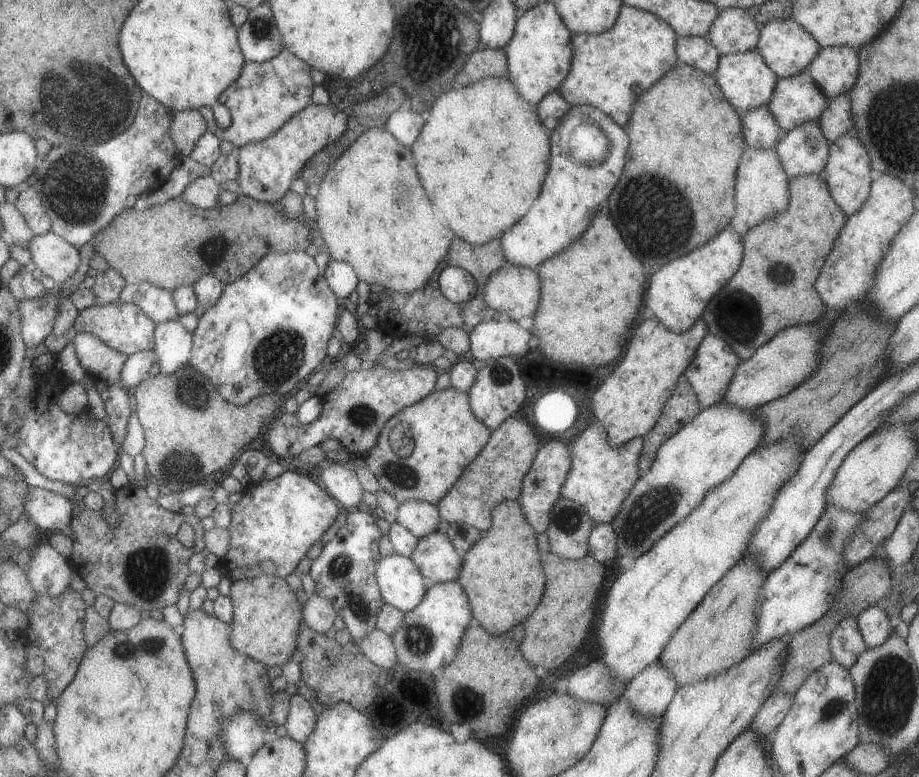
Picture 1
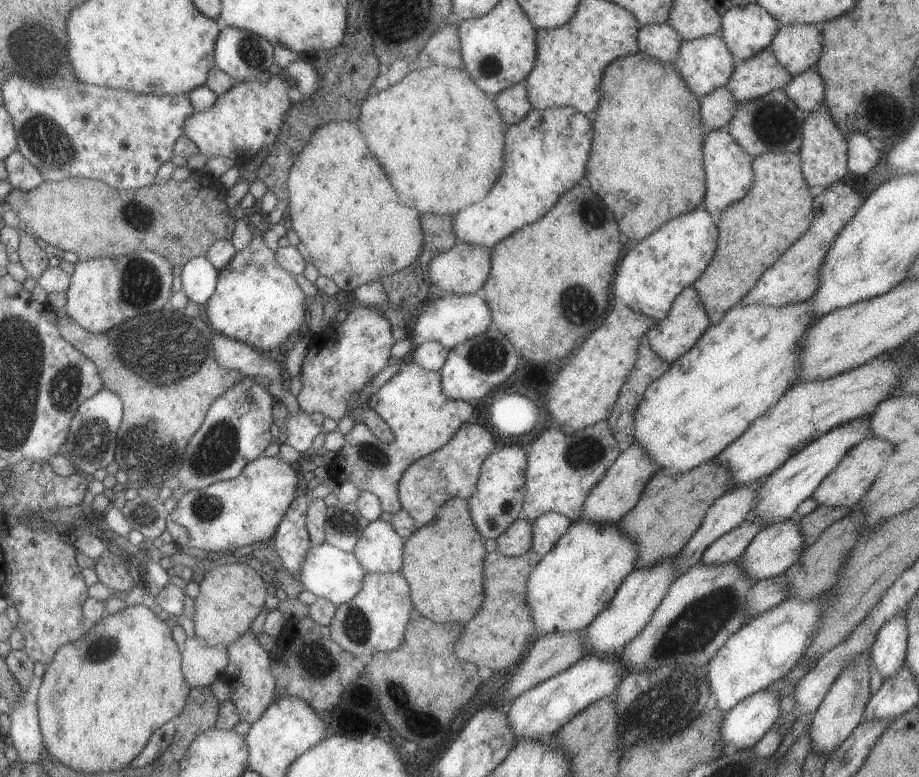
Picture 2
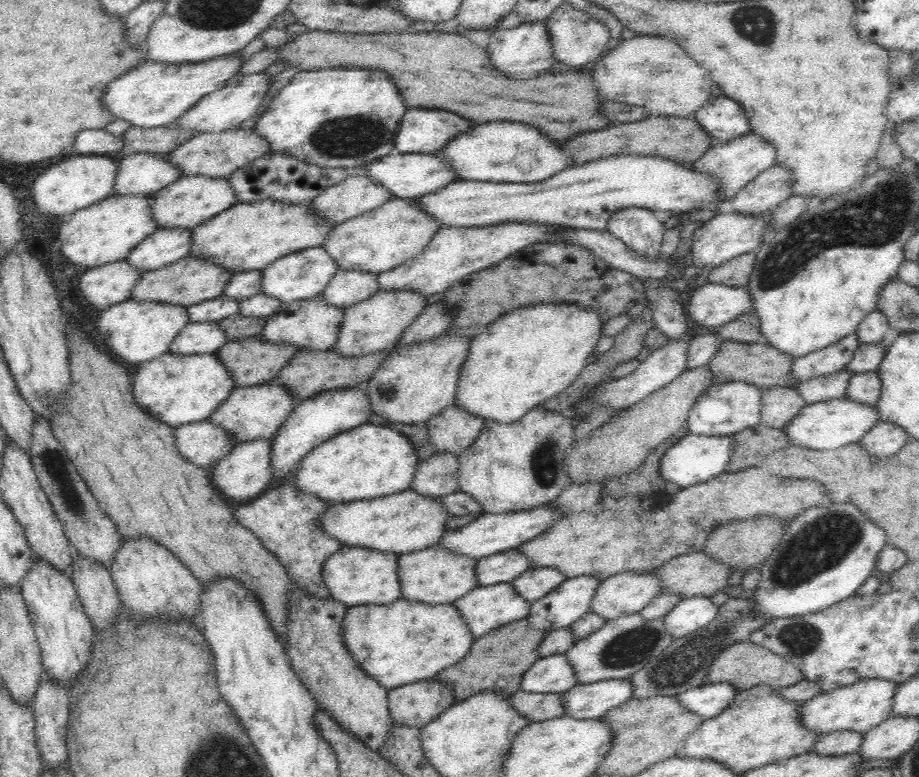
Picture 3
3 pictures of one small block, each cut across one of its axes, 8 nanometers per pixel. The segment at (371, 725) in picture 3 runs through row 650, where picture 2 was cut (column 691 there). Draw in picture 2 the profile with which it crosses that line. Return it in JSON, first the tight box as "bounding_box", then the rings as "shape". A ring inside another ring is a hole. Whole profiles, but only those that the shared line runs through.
{"bounding_box":[645,286,710,364],"shape":[[[691,286],[683,288],[671,304],[667,316],[661,321],[655,321],[645,332],[651,351],[661,360],[671,364],[679,359],[679,356],[689,351],[693,344],[701,338],[701,334],[710,326],[707,314],[703,309],[703,304],[699,296]]]}

